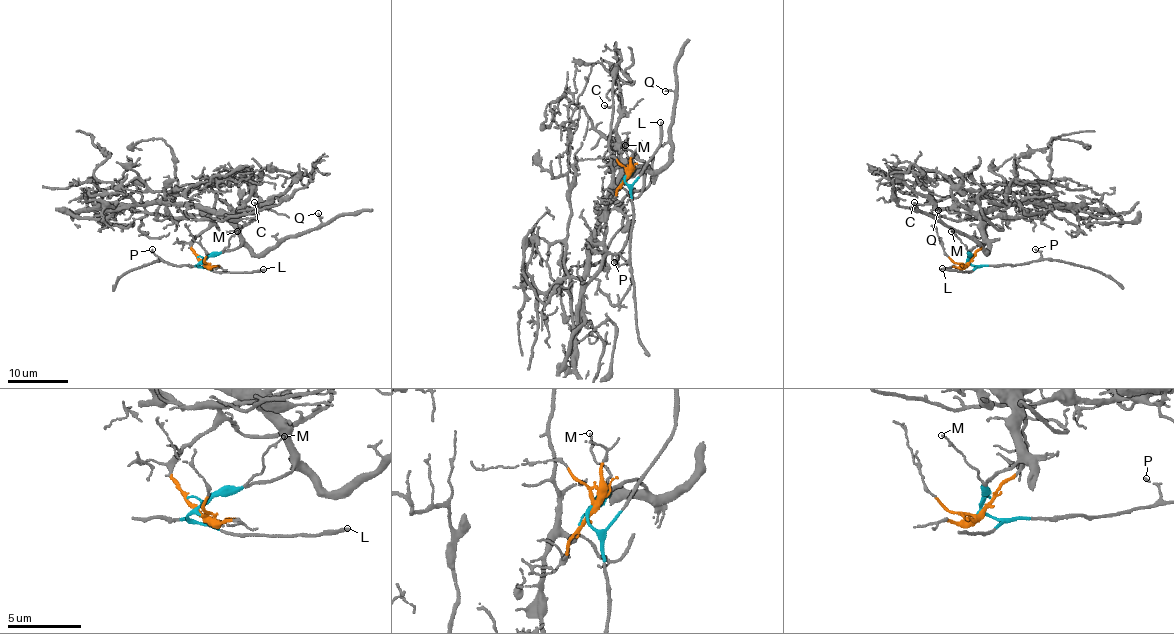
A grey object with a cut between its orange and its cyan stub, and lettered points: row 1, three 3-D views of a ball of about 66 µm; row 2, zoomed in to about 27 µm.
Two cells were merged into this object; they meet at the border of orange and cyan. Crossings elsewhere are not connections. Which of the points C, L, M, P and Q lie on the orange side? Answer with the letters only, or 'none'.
C

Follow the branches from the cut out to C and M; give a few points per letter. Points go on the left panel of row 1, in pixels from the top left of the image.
C: (201, 262), (191, 249), (196, 235), (211, 221), (256, 210), (254, 203)
M: (201, 262), (228, 247), (229, 239), (237, 231)

